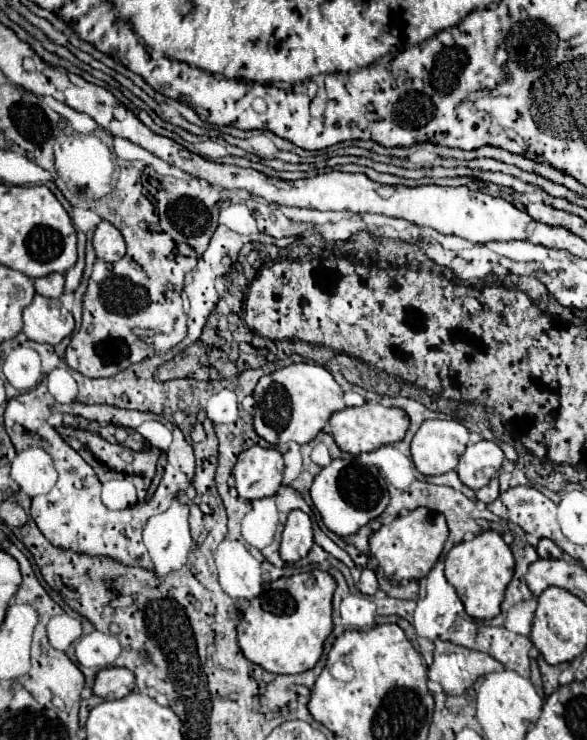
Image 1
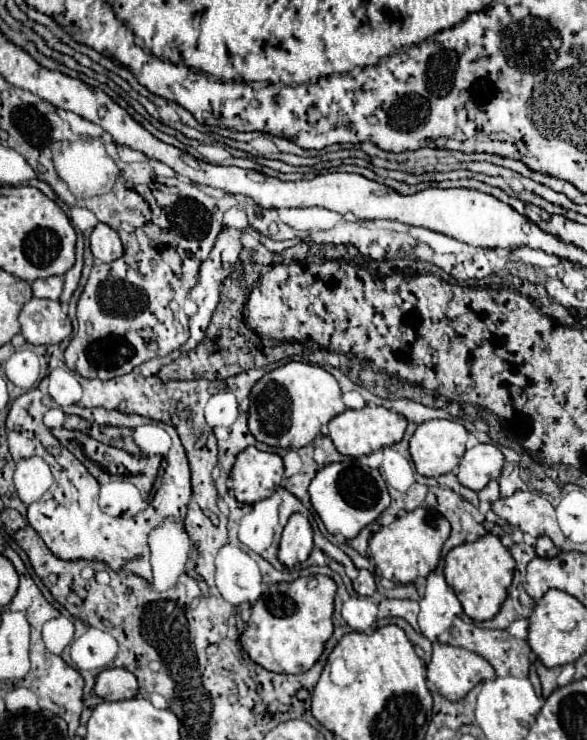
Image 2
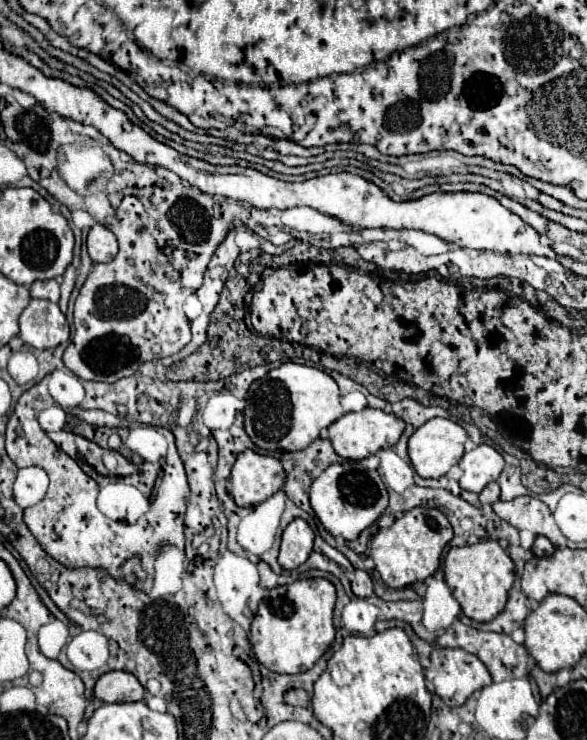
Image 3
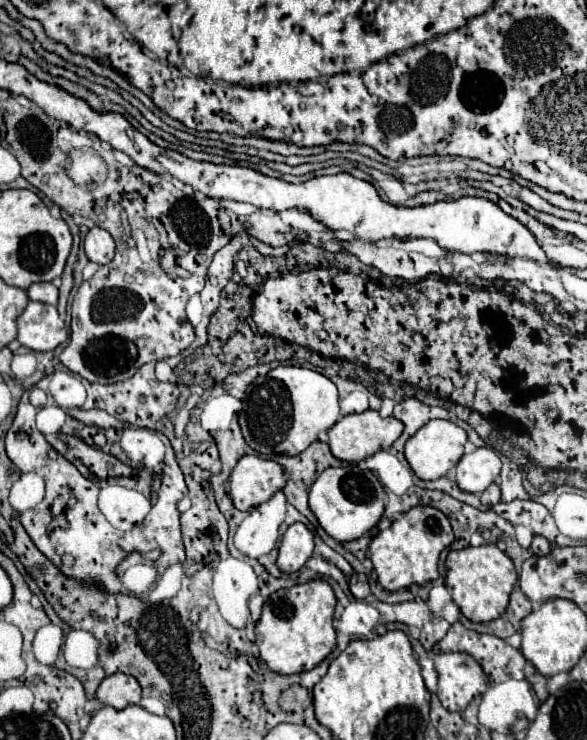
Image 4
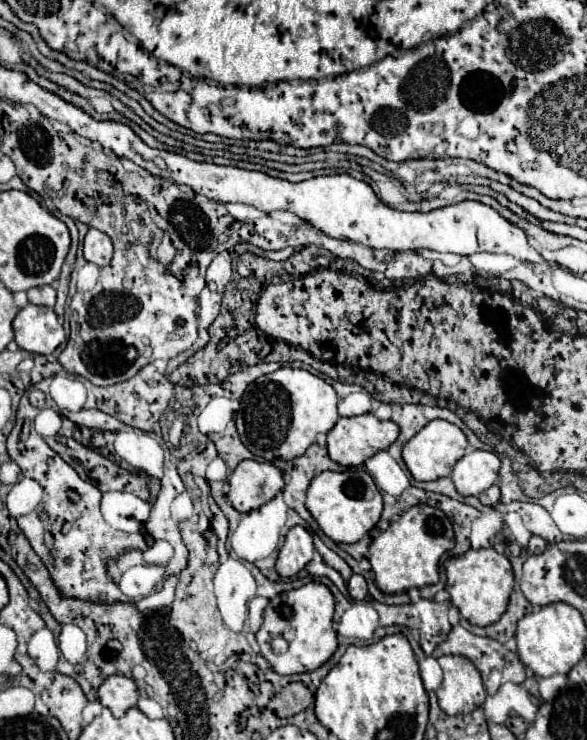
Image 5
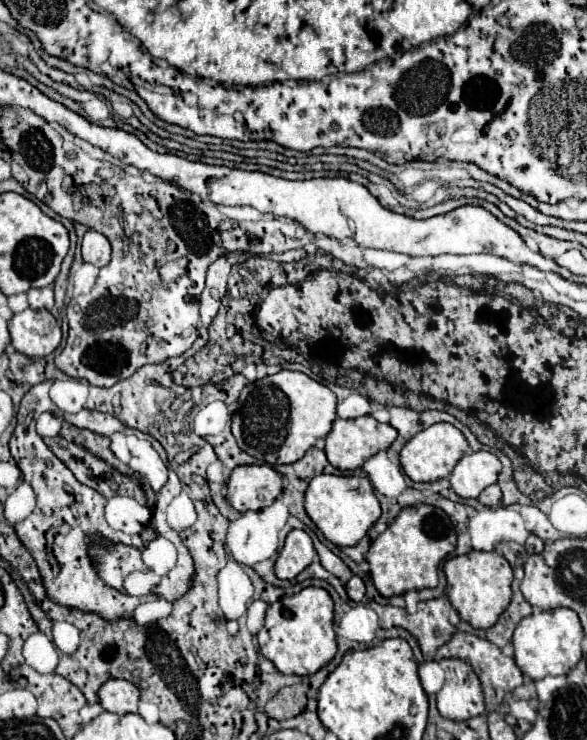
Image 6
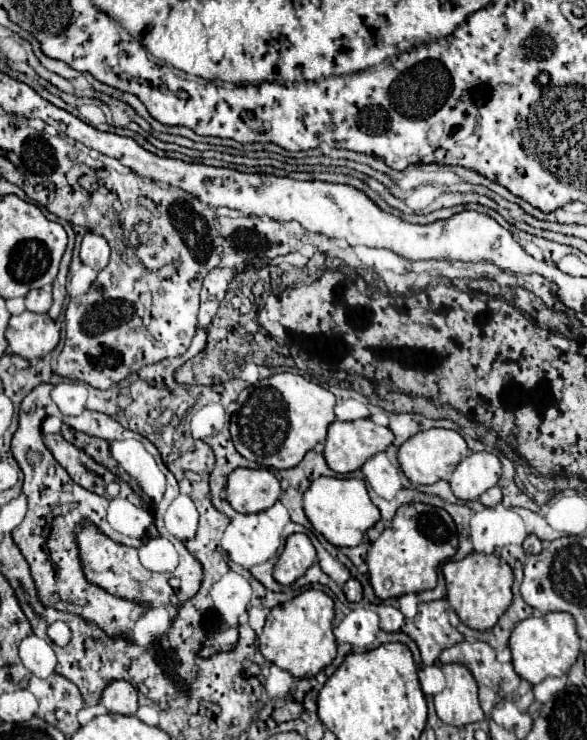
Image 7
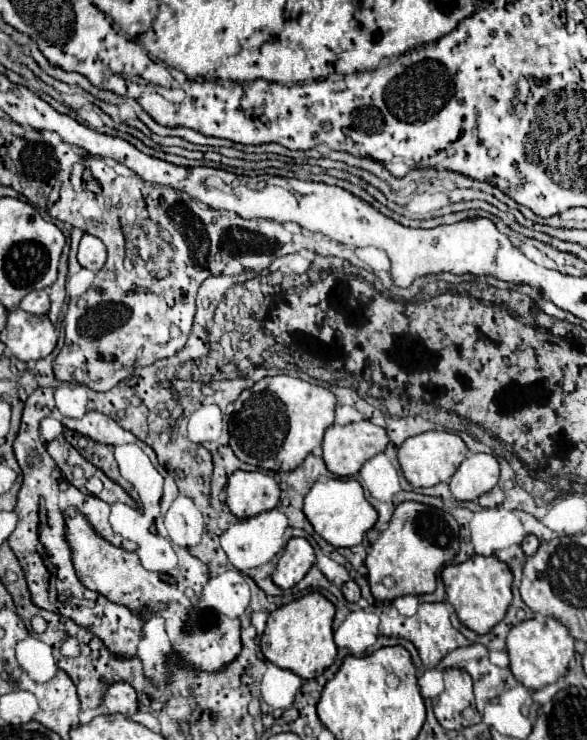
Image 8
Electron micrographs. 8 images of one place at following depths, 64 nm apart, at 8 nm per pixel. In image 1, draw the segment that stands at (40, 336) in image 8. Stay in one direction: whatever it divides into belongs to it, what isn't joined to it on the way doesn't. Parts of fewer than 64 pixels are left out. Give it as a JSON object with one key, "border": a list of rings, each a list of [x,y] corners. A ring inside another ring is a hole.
{"border":[[[34,296],[34,302],[24,308],[24,328],[28,340],[46,342],[56,346],[62,338],[72,334],[74,318],[72,312],[62,306],[56,298]]]}

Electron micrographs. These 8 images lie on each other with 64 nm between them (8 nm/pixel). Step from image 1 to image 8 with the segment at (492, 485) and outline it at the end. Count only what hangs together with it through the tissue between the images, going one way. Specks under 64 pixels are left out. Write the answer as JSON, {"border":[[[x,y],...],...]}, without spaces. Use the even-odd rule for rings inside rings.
{"border":[[[492,488],[490,492],[486,492],[486,494],[482,494],[480,496],[480,500],[478,500],[478,504],[480,506],[484,506],[484,508],[494,508],[494,506],[498,506],[498,504],[502,504],[504,502],[504,492],[502,492],[502,488]]]}

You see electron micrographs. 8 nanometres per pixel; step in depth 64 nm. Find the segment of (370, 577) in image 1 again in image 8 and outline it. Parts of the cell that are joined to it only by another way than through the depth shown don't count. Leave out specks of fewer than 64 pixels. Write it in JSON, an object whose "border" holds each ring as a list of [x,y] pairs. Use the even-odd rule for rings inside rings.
{"border":[[[348,580],[344,586],[342,586],[342,594],[348,602],[358,602],[360,600],[360,588],[354,580]]]}

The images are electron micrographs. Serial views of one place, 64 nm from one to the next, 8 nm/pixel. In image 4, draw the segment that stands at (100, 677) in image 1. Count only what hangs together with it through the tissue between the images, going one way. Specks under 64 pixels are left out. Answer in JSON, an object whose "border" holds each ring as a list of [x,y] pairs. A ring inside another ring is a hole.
{"border":[[[118,672],[118,674],[106,676],[106,680],[102,680],[102,684],[98,686],[96,698],[106,706],[114,706],[114,708],[122,710],[128,704],[140,704],[142,688],[140,688],[138,680],[134,680],[134,676],[126,676],[122,672]]]}

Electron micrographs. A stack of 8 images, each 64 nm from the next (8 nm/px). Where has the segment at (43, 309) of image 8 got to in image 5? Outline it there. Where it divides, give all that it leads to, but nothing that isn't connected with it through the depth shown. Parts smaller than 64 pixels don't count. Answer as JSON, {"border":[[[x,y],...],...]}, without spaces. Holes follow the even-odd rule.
{"border":[[[36,286],[36,288],[30,288],[28,290],[28,300],[32,304],[38,304],[38,306],[48,306],[48,308],[54,308],[56,304],[56,290],[54,286]]]}

